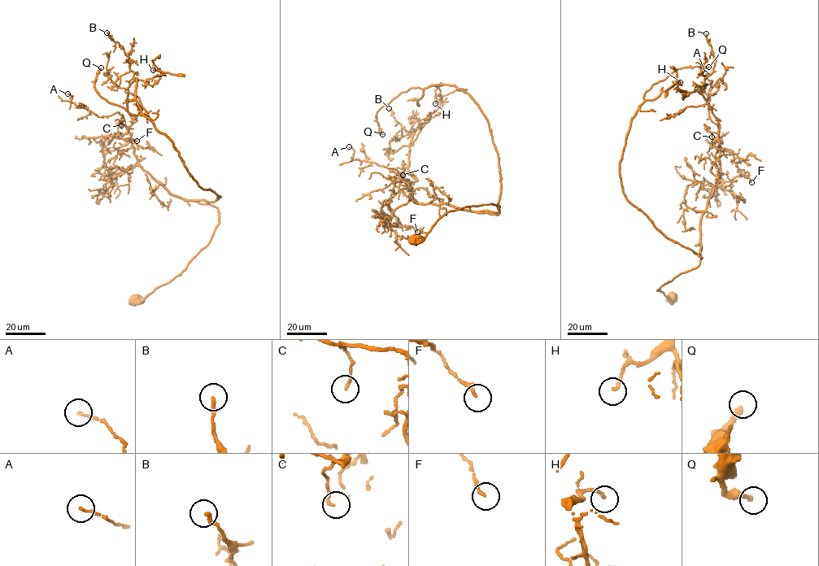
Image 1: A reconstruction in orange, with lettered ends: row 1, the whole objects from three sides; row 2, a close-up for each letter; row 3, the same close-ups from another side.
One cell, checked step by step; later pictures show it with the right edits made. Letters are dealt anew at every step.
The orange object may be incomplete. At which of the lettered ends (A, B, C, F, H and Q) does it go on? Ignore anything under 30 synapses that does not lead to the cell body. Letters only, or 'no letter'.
H, Q

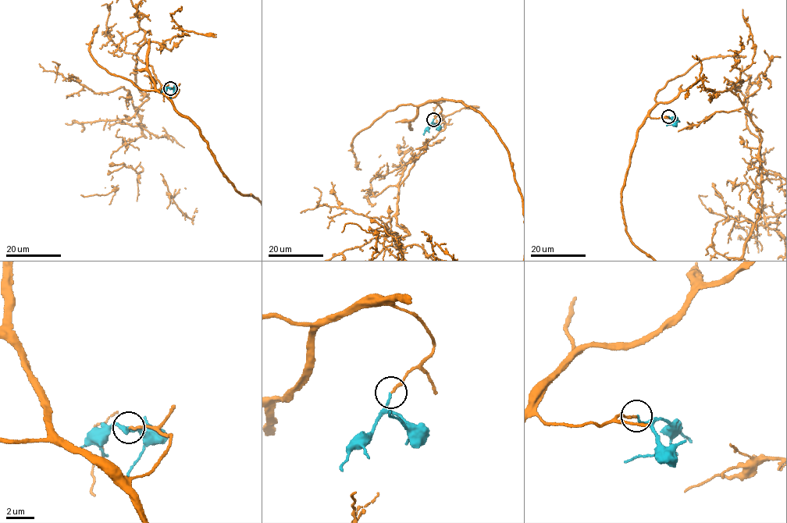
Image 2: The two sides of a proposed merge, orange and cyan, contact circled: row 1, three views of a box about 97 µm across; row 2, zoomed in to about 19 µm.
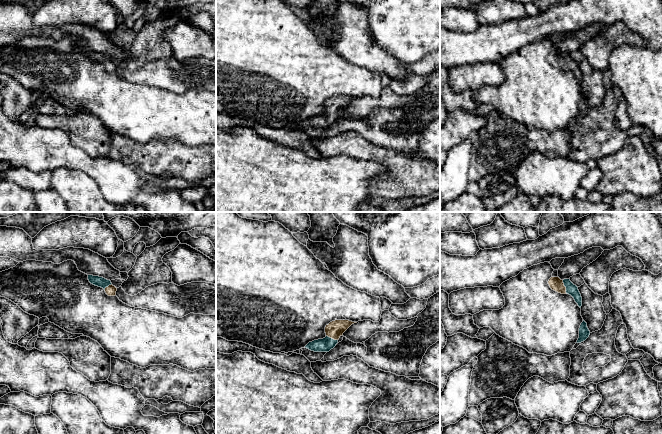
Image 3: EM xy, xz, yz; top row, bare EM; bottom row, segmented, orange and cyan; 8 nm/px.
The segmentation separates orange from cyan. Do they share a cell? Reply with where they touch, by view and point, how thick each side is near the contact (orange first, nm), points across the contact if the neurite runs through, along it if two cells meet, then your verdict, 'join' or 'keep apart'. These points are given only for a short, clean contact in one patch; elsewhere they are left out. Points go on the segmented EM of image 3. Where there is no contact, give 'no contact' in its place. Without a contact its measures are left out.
meets orange in yz at (564, 286); 110 nm thick on the orange side, 90 nm on the other; runs through yz (555, 283), (564, 286), (571, 289); join

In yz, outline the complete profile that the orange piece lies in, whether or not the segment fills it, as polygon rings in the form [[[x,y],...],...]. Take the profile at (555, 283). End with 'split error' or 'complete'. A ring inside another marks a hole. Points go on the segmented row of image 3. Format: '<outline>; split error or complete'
[[[551,277],[548,281],[550,288],[561,294],[571,295],[578,306],[582,306],[582,297],[578,290],[578,287],[574,285],[570,279],[561,280],[559,277]]]; split error

